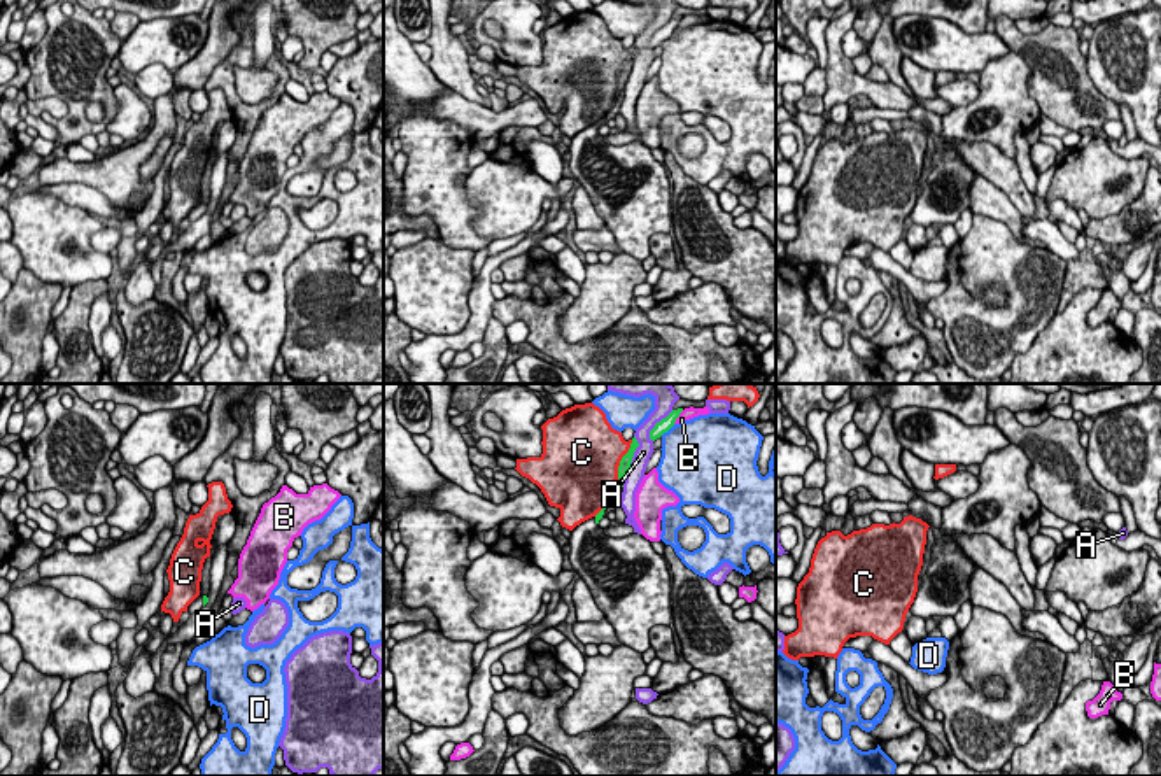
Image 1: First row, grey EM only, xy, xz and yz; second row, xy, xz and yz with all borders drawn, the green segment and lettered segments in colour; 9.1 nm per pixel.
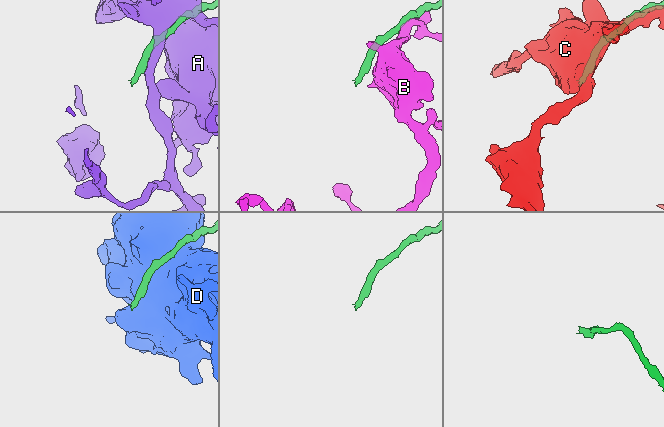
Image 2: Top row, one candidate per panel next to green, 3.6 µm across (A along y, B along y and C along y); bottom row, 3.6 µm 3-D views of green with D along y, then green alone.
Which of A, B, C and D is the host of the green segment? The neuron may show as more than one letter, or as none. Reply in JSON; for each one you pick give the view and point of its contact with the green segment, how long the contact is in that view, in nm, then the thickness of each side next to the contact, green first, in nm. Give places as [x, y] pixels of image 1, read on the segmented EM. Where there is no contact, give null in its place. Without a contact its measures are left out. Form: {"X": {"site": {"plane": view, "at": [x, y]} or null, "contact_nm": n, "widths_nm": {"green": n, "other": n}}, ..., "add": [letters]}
{"add": []}

